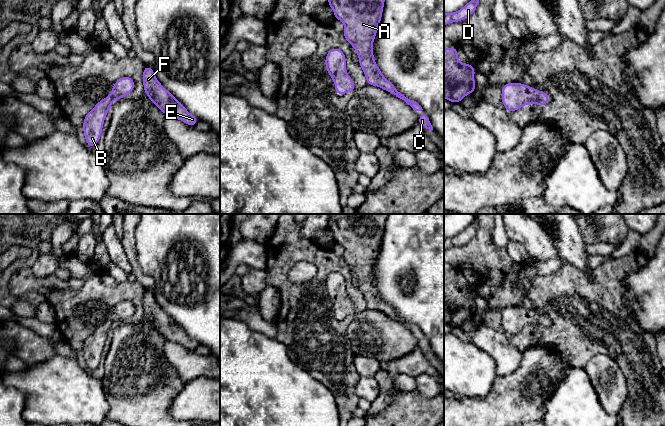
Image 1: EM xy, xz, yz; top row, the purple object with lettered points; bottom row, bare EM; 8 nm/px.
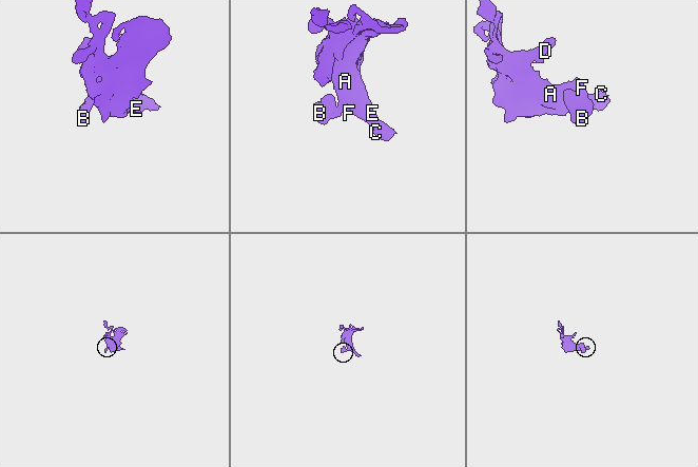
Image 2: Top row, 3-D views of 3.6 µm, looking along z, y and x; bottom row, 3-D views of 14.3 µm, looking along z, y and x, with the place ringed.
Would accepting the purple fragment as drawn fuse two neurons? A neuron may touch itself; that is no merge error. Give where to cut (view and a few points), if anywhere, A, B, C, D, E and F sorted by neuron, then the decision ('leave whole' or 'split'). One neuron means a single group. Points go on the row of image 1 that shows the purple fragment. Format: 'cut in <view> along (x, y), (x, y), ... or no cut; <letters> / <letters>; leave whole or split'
no cut; A B C D E F; leave whole

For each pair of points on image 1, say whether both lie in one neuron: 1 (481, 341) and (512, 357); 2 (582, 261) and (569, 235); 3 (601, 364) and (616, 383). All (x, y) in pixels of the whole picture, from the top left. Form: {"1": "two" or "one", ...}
{"1": "one", "2": "one", "3": "one"}

